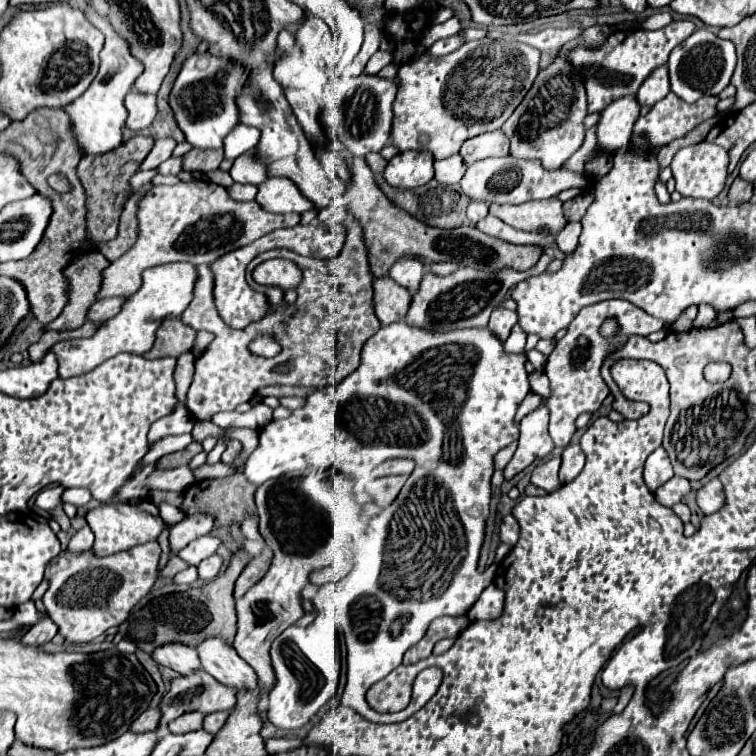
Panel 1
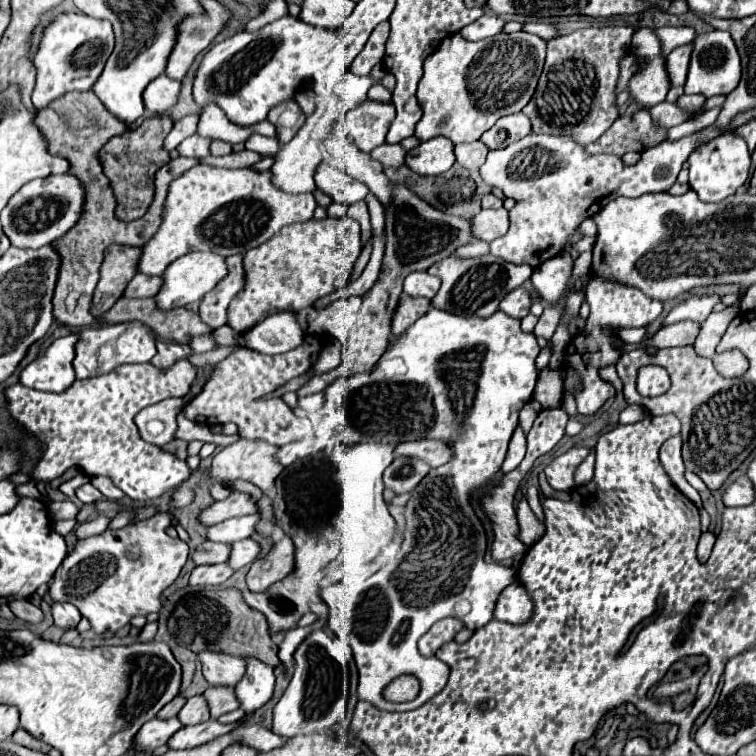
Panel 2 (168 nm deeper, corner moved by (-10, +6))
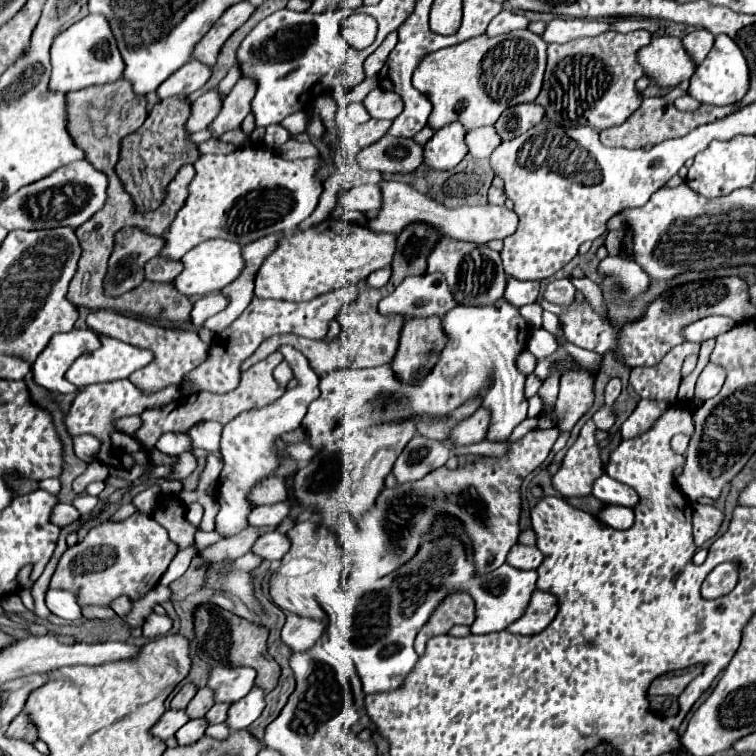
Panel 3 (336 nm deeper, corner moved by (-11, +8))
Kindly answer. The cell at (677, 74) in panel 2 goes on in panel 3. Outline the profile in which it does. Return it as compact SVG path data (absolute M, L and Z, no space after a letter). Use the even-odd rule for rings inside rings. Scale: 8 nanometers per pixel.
M695 30L683 38L683 46L687 46L689 54L695 58L697 64L703 62L703 58L711 52L715 42L715 36L709 30Z

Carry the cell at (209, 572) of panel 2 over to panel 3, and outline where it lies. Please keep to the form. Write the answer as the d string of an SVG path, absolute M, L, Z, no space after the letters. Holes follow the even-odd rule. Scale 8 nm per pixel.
M249 552L249 554L245 554L245 556L241 556L241 558L235 560L235 568L239 568L239 570L253 570L253 568L257 568L261 562L263 562L261 556Z

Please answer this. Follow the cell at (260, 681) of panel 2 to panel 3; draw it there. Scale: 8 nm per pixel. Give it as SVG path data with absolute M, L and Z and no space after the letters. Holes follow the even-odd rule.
M253 686L251 694L247 694L243 700L231 704L229 716L225 722L229 726L229 732L233 734L233 732L249 728L261 716L263 708L265 708L265 694Z

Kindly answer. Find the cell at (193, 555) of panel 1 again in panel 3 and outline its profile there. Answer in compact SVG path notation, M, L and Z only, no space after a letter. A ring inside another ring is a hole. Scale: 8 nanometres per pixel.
M291 500L269 504L269 506L255 506L249 516L249 524L251 526L277 526L283 518L287 518L289 510L291 510Z

